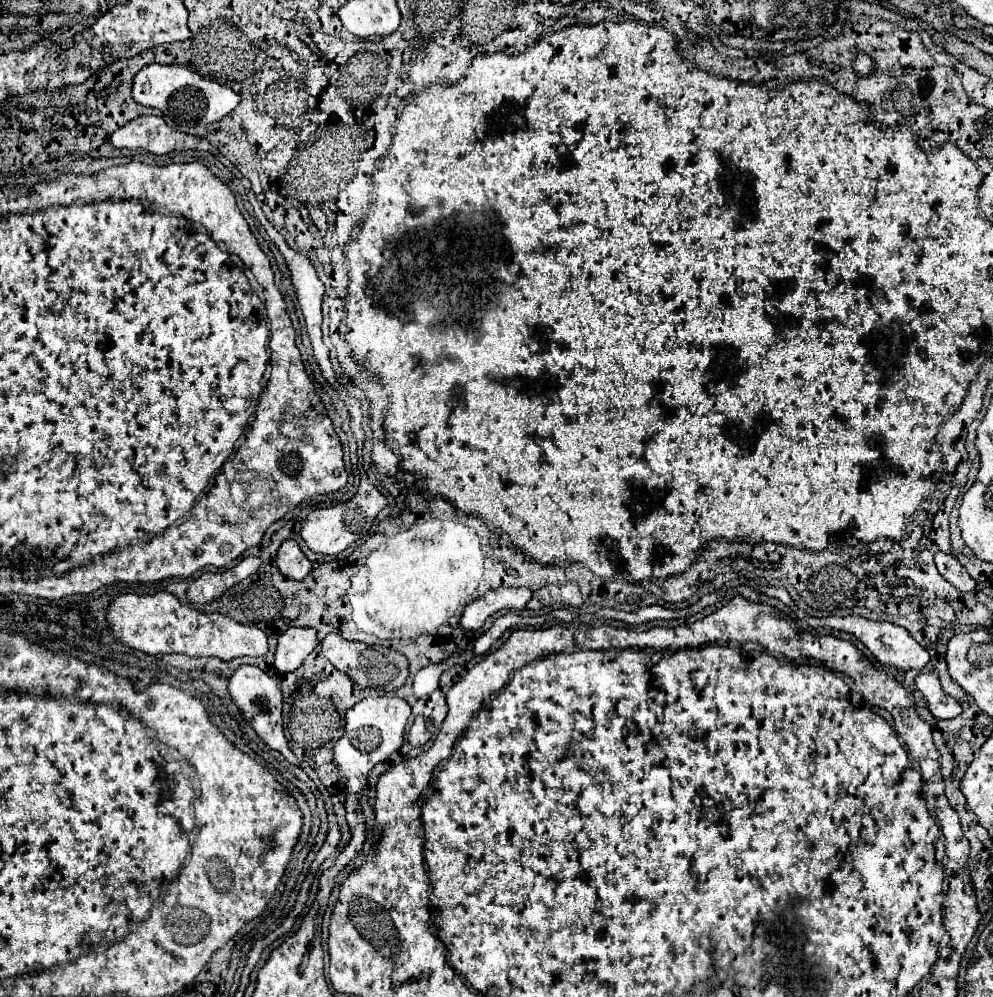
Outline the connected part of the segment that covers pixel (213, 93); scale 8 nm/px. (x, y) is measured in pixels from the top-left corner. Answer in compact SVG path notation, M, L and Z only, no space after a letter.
M160 63L144 65L134 75L132 99L140 105L160 109L168 119L172 119L178 125L186 125L186 127L216 123L216 121L224 119L240 103L240 97L230 87L204 79L186 67L160 65Z

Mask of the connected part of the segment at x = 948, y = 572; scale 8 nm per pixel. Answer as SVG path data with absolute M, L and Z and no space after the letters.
M936 553L934 561L936 561L936 567L938 567L940 575L946 577L946 581L950 581L958 591L962 591L962 593L974 591L974 587L976 587L974 579L970 579L968 571L952 555Z

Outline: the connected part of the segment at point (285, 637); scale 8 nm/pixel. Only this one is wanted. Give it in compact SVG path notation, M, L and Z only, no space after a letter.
M290 627L278 637L276 669L280 673L296 671L316 647L316 631L306 627Z

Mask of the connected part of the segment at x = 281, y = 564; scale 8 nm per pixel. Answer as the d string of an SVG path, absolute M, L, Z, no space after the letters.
M284 541L276 555L276 567L288 579L304 579L312 571L312 563L300 551L296 541Z

